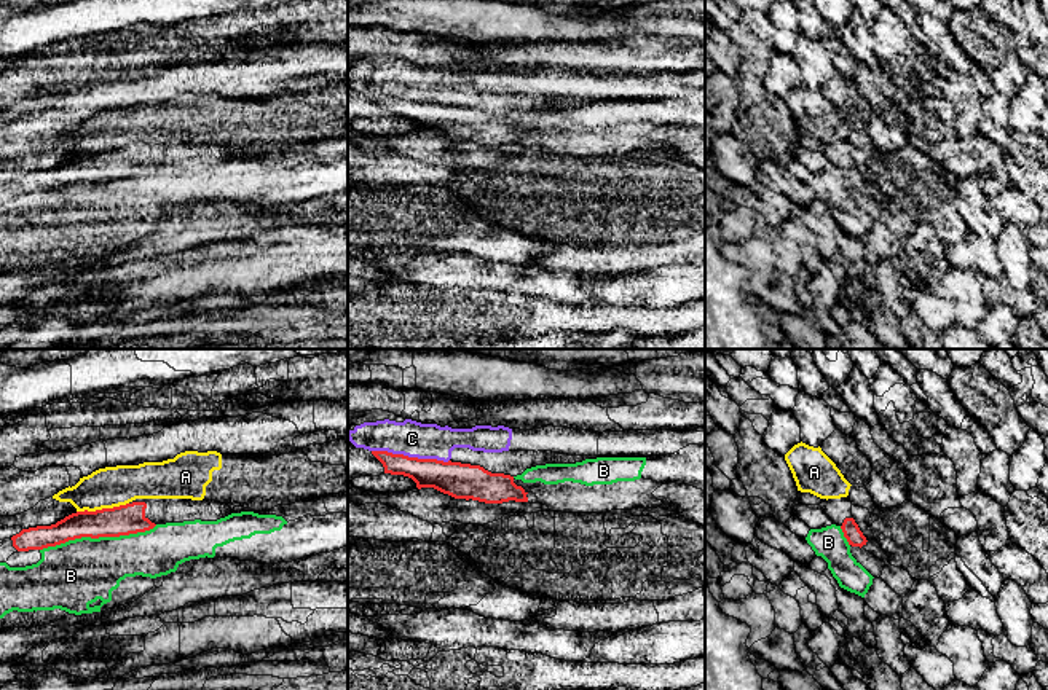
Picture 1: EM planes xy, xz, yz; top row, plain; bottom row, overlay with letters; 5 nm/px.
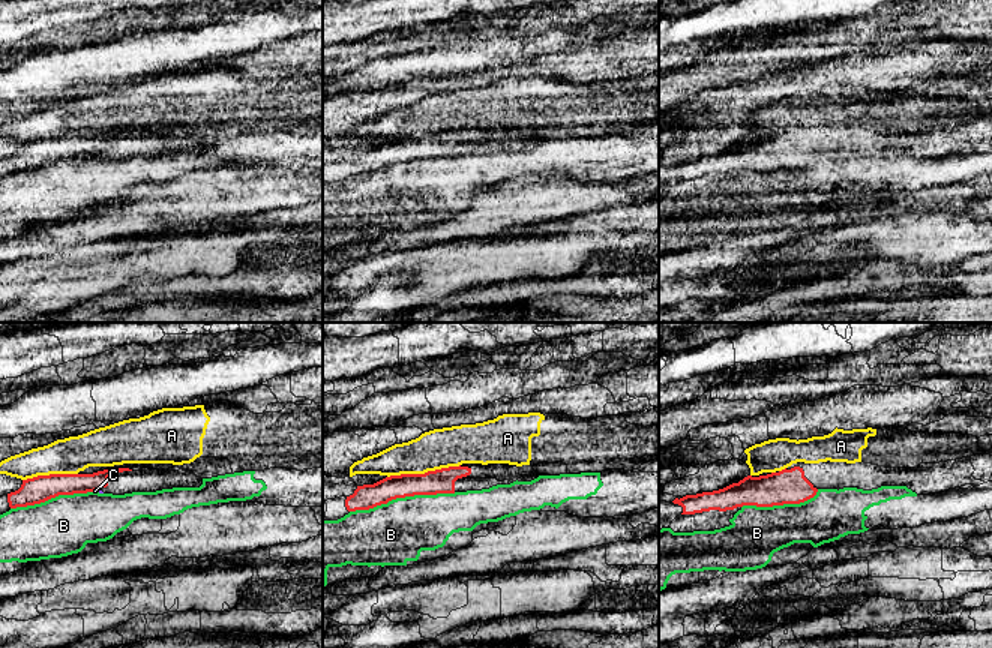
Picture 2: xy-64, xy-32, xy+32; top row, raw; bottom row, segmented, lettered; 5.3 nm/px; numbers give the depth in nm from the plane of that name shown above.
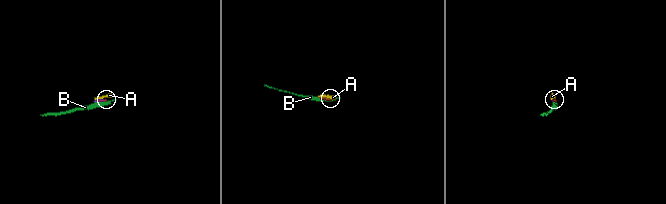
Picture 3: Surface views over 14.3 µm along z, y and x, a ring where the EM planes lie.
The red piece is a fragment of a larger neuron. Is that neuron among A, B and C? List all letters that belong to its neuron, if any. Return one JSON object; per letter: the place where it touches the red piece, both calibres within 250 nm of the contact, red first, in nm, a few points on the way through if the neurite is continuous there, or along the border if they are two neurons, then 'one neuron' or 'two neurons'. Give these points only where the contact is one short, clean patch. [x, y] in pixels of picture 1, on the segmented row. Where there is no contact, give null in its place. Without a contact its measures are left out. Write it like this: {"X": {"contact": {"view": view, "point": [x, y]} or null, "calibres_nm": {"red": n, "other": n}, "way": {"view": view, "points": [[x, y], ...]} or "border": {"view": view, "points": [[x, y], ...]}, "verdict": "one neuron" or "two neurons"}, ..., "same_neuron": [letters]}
{"A": {"contact": {"view": "xy", "point": [102, 509]}, "calibres_nm": {"red": 150, "other": 200}, "verdict": "two neurons"}, "B": {"contact": {"view": "xy", "point": [98, 537]}, "calibres_nm": {"red": 150, "other": 340}, "verdict": "two neurons"}, "C": {"contact": {"view": "xz", "point": [410, 458]}, "calibres_nm": {"red": 170, "other": 180}, "border": {"view": "xz", "points": [[372, 450], [449, 461]]}, "verdict": "two neurons"}, "same_neuron": []}

